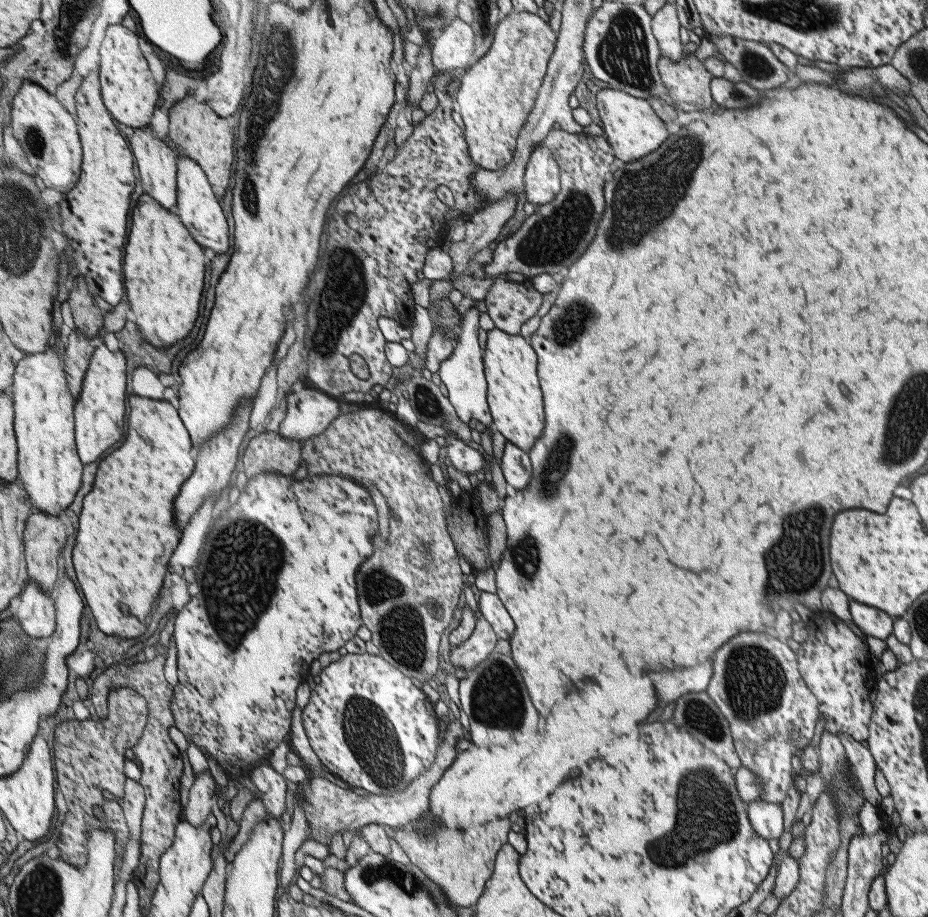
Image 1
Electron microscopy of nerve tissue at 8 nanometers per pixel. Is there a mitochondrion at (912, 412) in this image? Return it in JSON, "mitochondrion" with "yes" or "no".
{"mitochondrion":"yes"}

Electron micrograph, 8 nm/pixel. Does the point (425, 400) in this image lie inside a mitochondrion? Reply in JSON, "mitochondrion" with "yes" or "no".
{"mitochondrion":"yes"}

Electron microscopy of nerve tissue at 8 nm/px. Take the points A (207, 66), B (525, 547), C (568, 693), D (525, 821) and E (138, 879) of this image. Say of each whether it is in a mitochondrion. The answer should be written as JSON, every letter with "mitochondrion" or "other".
{"A":"other","B":"mitochondrion","C":"other","D":"other","E":"other"}

